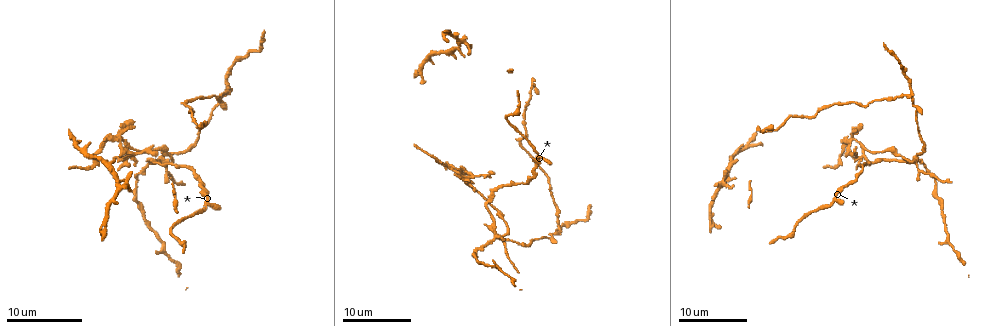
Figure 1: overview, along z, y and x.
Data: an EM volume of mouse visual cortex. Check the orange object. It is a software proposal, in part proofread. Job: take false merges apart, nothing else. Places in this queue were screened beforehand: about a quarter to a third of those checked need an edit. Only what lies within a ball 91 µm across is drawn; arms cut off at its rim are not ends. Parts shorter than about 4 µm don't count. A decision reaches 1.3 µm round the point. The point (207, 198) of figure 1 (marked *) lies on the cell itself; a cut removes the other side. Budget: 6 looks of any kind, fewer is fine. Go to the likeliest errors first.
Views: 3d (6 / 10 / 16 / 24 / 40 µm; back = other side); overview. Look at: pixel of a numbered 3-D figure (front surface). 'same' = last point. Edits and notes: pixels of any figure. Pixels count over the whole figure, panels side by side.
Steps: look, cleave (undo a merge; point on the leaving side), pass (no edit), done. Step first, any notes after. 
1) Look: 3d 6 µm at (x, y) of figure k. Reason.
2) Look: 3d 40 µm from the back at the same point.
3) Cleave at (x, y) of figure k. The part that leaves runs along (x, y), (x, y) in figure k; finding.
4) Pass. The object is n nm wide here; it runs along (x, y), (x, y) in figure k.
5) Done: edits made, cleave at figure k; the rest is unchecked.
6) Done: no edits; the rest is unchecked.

Look: 3d 24 µm at (558, 228) of figure 1. Three arms meet.

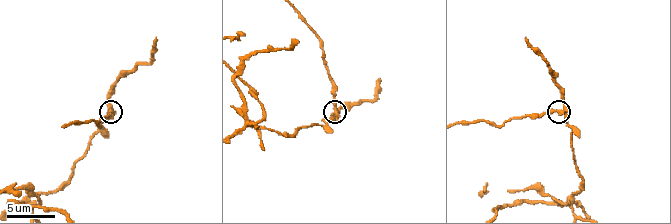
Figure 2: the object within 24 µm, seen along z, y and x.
Look: 3d 10 µm at (337, 111) of figure 2.

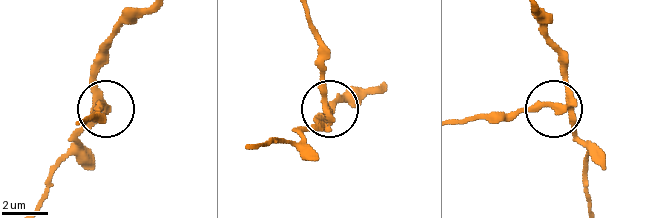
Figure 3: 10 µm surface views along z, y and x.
Cleave at (323, 93) of figure 3. 3 arms meet here; a second cell is stuck on.

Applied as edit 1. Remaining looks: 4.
Look: 3d 16 µm at (31, 201) of figure 2. Four or more arms meet.

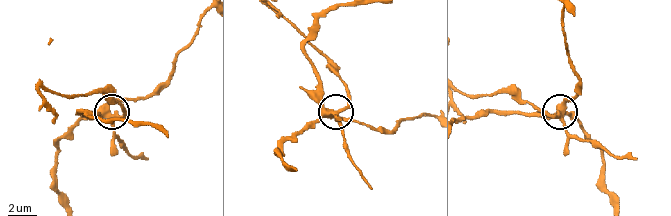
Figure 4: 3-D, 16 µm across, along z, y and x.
Cleave at (349, 106) of figure 4. The object is 400 nm wide here; the part that leaves runs along (560, 110), (550, 117), (503, 92), (485, 95), (465, 93) in figure 4; a second cell is stuck on.

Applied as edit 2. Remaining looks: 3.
Look: 3d 16 µm at (947, 243) of figure 1. Small branch off a trunk.

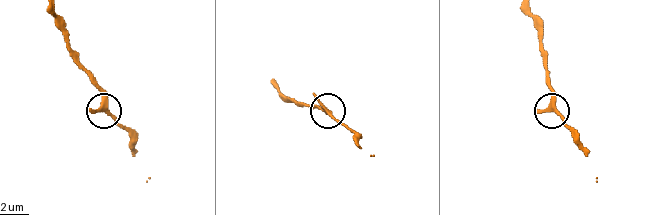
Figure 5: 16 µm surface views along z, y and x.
Look: 3d 10 µm at (558, 111) of figure 5. Zoom in.

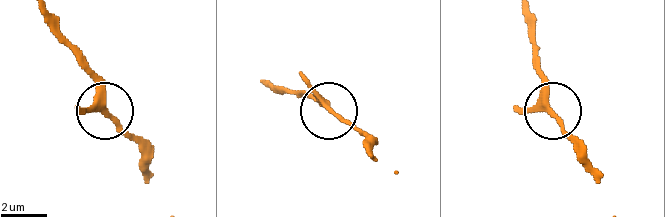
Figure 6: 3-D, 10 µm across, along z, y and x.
Pass. The object is 240 nm wide here; it runs along (525, 15), (546, 101), (561, 130), (582, 151) in figure 6; one cell here.

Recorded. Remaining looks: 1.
Done: edits made, cleave at figure 3, cleave at figure 4; the rest is unchecked.

